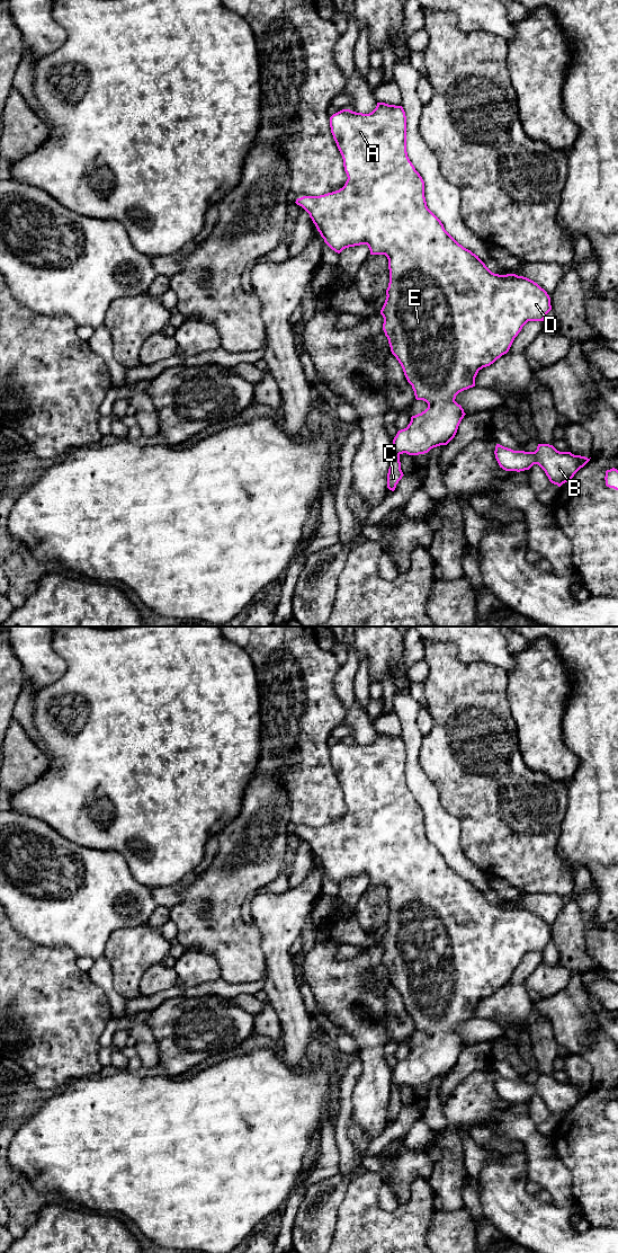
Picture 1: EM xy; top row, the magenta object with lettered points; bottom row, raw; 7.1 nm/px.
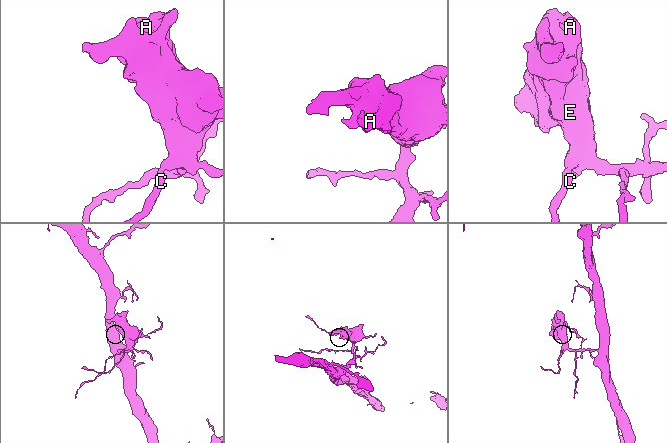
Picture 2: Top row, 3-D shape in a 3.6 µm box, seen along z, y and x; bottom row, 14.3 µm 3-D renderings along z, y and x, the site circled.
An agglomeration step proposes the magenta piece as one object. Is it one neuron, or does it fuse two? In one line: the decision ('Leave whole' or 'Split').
Leave whole

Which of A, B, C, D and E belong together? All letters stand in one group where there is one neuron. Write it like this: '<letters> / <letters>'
A B C D E

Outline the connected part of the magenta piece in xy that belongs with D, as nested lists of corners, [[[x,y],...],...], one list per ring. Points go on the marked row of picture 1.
[[[377,103],[369,114],[342,109],[330,117],[330,127],[342,155],[348,179],[339,190],[320,196],[303,196],[295,203],[310,214],[324,242],[335,252],[367,245],[370,255],[387,257],[389,283],[380,310],[384,318],[383,330],[392,354],[412,385],[415,399],[428,403],[428,408],[412,416],[407,427],[398,430],[393,439],[387,488],[394,491],[404,476],[400,455],[424,454],[433,447],[447,445],[455,437],[466,415],[455,401],[456,396],[475,386],[478,371],[507,354],[528,321],[544,321],[552,310],[550,297],[544,288],[527,277],[492,273],[478,256],[459,245],[428,208],[424,181],[407,157],[406,116],[402,106]]]

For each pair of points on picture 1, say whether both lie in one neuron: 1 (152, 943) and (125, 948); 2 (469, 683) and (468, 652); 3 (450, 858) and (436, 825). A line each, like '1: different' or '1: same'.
1: same
2: different
3: same

